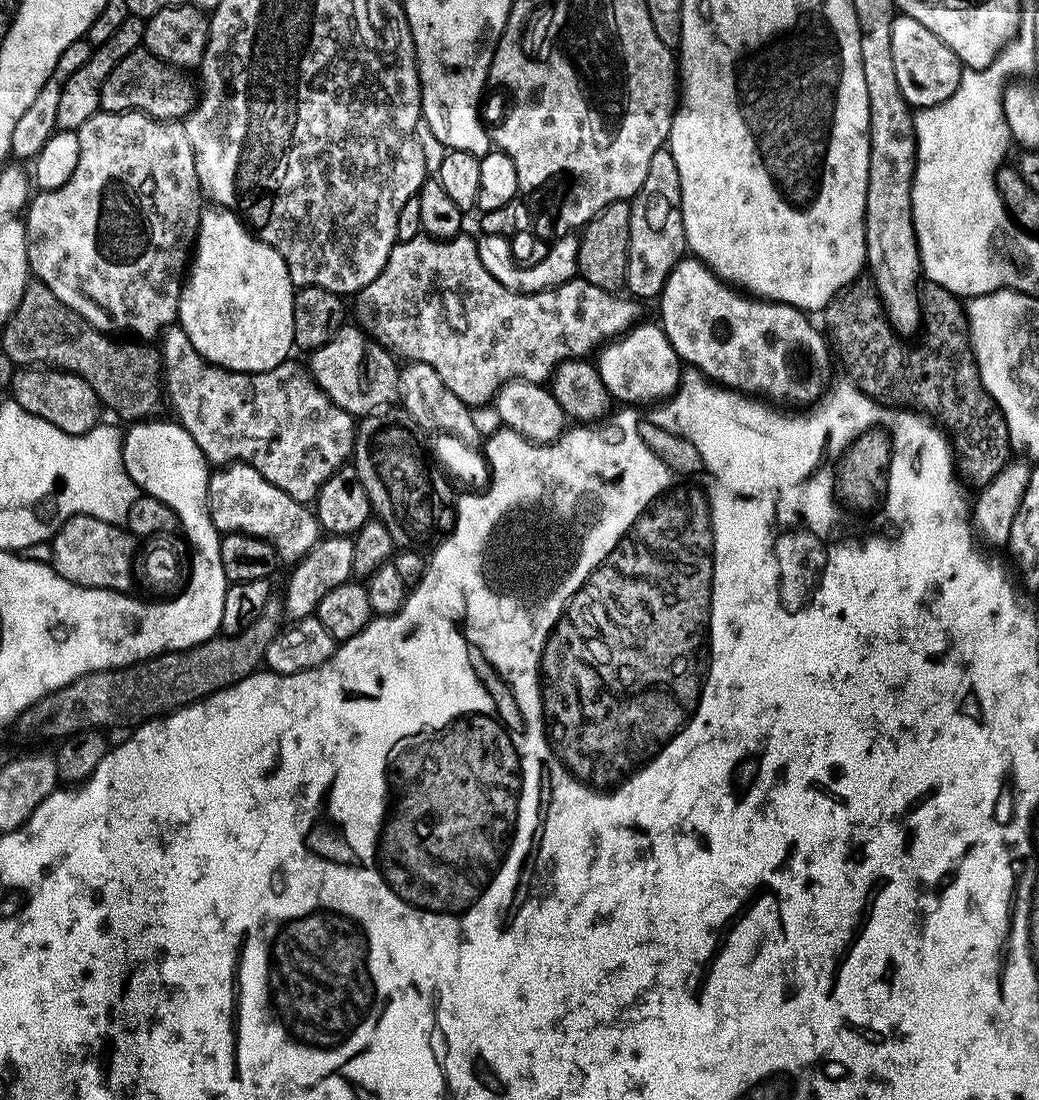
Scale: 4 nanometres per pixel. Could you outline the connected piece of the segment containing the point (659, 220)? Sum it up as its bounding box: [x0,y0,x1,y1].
[627,147,686,297]

